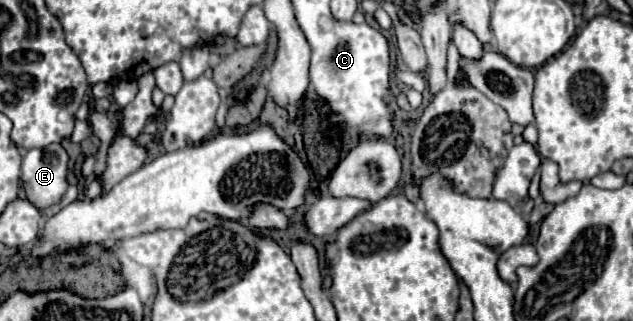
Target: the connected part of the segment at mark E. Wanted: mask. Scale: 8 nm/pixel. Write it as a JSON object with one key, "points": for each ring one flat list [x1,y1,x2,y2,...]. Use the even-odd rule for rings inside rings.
{"points":[[61,144,33,148,25,154,21,182,27,200,37,208,57,204,67,190,67,152]]}

